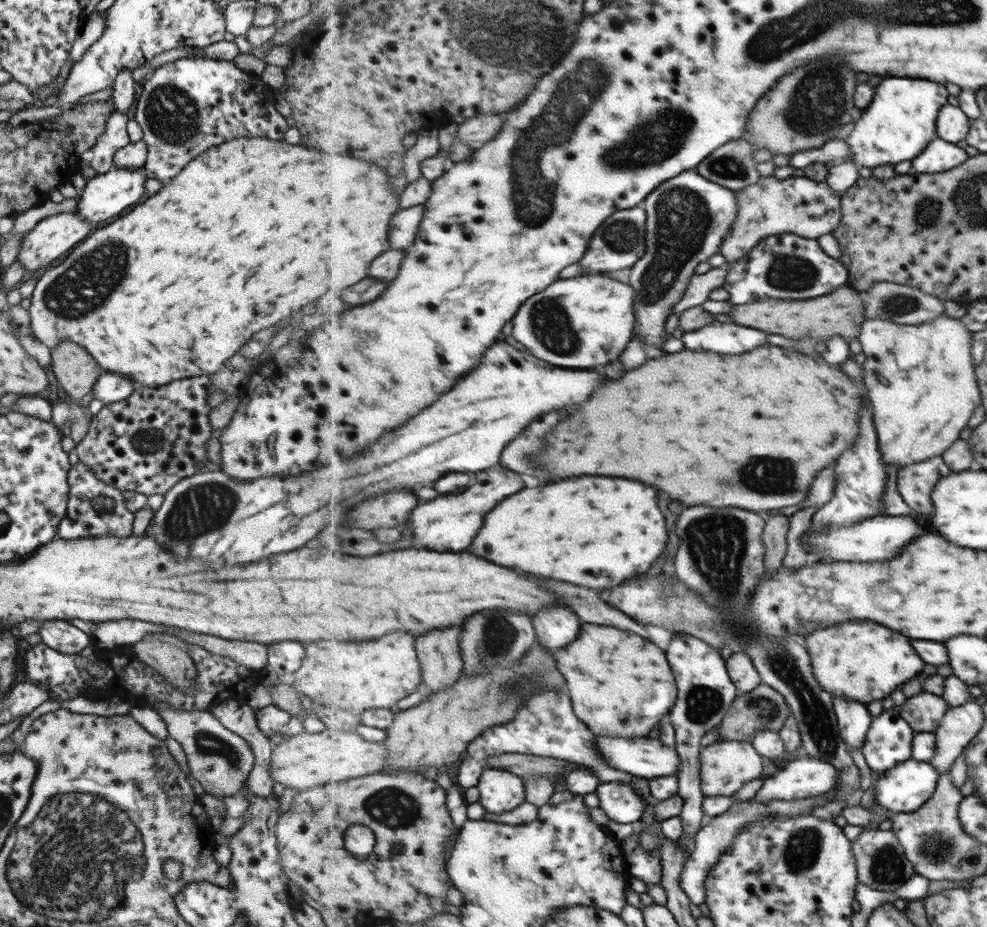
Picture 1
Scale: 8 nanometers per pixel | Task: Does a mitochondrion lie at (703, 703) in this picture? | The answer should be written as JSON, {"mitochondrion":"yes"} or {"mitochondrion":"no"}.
{"mitochondrion":"yes"}

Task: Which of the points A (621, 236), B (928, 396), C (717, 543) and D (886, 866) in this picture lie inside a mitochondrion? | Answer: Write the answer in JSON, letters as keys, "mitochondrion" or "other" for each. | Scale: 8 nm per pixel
{"A":"mitochondrion","B":"other","C":"mitochondrion","D":"mitochondrion"}

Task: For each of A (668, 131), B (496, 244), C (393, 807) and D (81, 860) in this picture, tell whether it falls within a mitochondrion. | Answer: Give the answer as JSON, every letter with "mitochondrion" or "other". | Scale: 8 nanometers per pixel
{"A":"mitochondrion","B":"other","C":"mitochondrion","D":"mitochondrion"}

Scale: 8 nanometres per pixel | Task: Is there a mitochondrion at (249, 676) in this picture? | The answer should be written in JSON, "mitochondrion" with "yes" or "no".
{"mitochondrion":"yes"}

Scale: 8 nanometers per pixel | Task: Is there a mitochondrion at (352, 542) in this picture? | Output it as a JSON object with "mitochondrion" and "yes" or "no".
{"mitochondrion":"no"}

